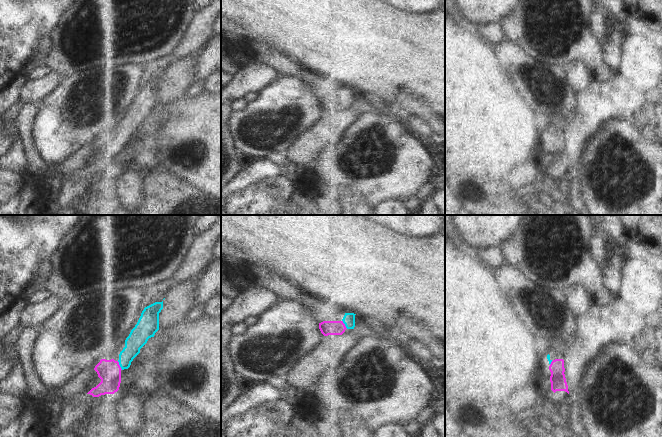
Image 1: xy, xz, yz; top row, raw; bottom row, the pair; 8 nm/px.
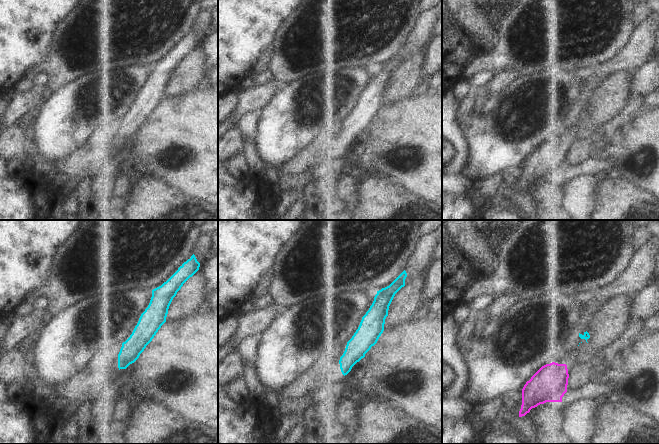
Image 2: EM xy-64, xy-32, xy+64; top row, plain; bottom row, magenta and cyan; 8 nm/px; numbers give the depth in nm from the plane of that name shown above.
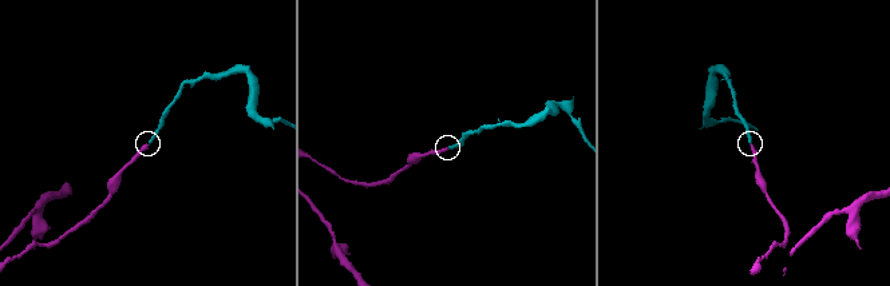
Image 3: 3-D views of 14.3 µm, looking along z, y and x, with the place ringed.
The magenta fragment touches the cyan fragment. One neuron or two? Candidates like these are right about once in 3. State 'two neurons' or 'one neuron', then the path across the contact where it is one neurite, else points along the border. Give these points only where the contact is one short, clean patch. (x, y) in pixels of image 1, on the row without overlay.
one neuron | across xy (109, 147), (119, 141), (136, 116)

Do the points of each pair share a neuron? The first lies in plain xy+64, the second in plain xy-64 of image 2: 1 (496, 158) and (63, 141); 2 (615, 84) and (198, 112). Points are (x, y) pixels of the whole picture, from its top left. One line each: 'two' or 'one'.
1: one
2: two

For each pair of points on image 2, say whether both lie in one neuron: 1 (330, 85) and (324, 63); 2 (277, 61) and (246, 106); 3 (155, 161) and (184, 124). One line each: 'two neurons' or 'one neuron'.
1: two neurons
2: two neurons
3: one neuron

